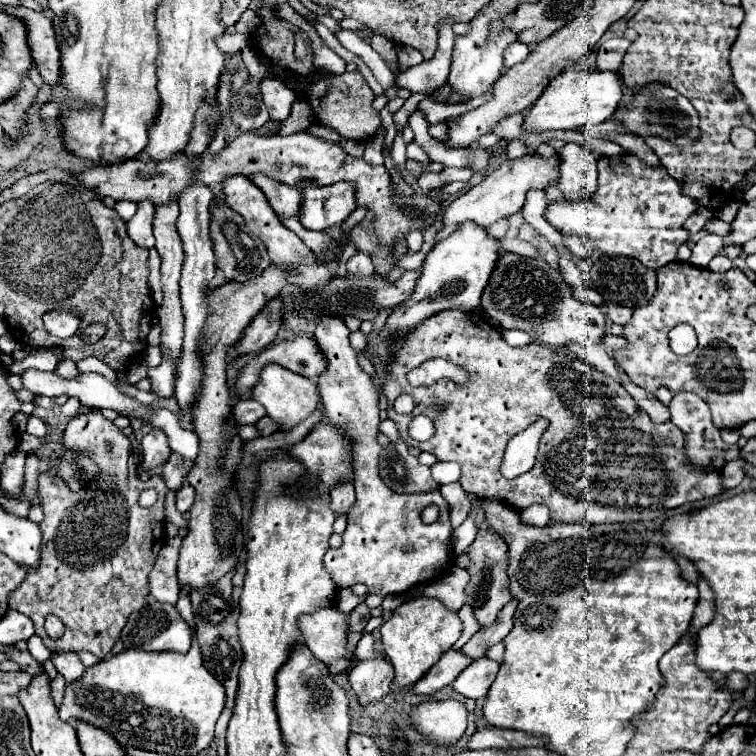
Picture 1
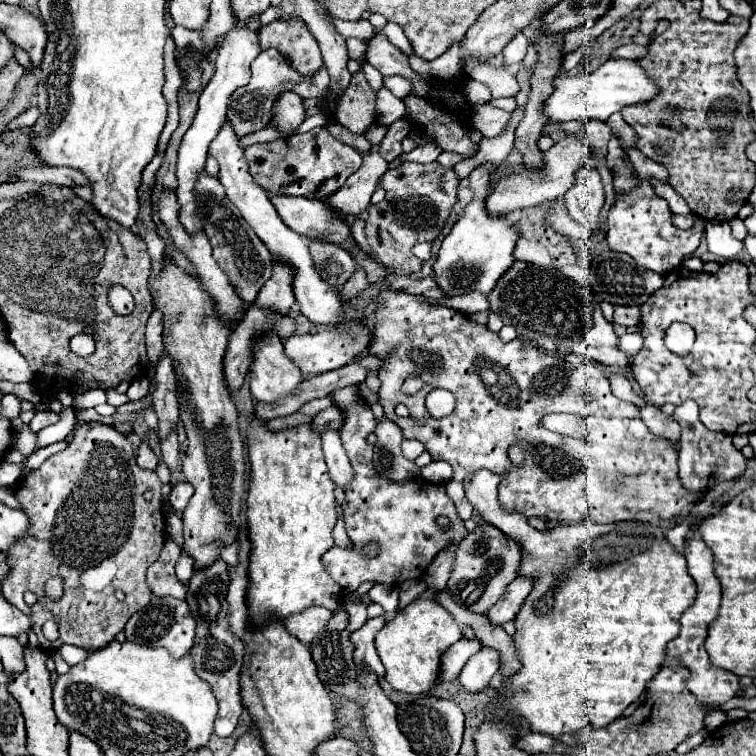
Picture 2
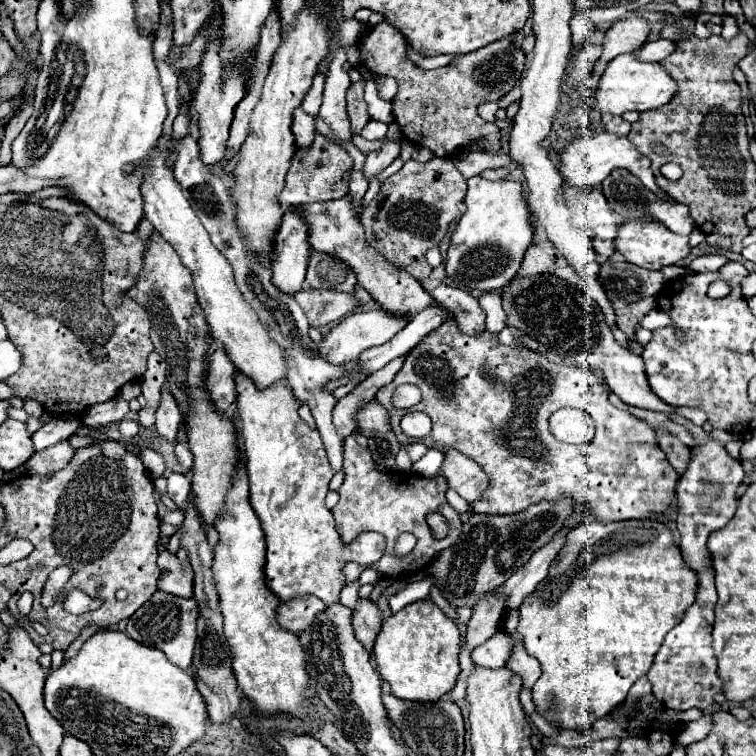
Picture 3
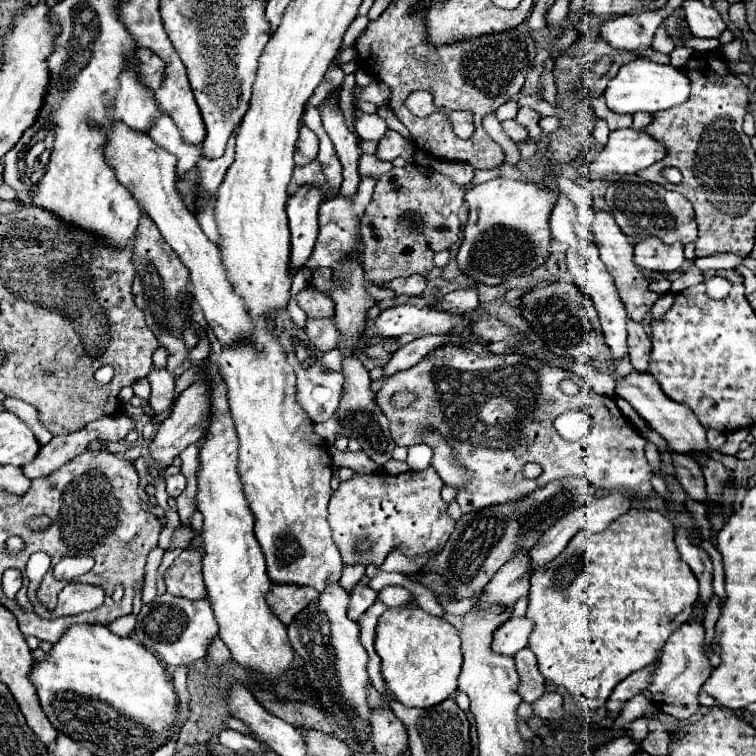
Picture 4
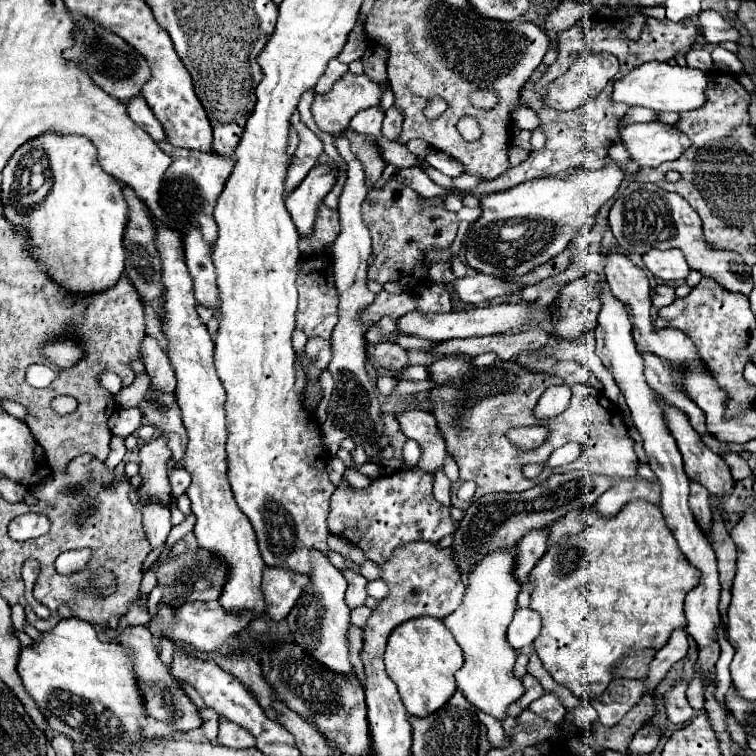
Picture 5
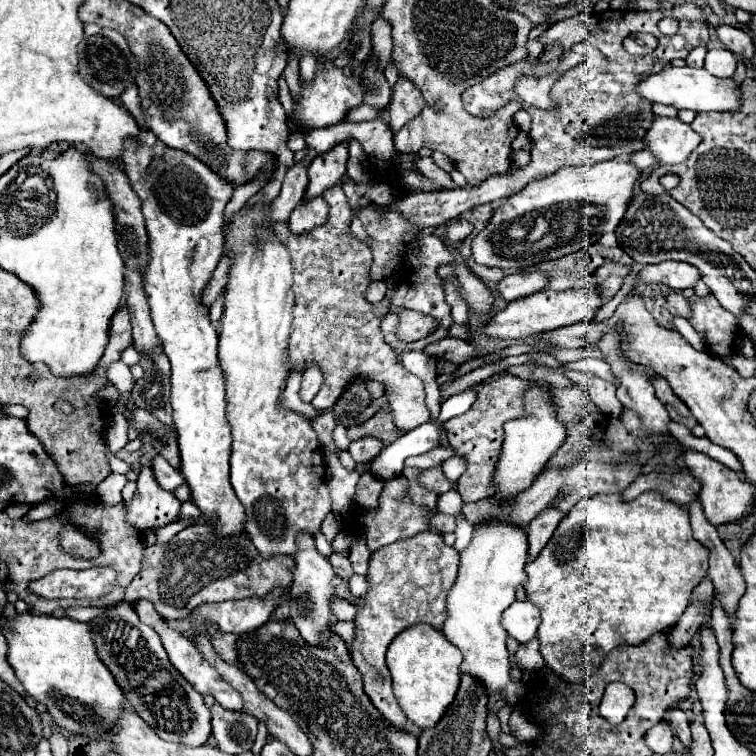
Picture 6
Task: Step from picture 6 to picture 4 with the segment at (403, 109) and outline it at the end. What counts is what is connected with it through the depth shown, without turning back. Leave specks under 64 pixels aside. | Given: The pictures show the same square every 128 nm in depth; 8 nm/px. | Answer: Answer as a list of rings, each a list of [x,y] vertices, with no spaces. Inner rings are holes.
[[[388,130],[382,136],[382,140],[378,142],[376,156],[380,160],[394,160],[394,158],[402,156],[406,162],[414,162],[414,146],[408,140],[404,140],[398,132]]]

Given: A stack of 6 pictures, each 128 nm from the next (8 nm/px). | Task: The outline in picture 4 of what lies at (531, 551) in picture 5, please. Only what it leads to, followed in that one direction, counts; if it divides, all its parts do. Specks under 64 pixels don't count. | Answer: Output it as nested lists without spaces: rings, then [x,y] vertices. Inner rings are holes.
[[[518,552],[484,588],[480,596],[482,606],[512,606],[518,598],[528,596],[530,576],[528,576],[528,552]]]

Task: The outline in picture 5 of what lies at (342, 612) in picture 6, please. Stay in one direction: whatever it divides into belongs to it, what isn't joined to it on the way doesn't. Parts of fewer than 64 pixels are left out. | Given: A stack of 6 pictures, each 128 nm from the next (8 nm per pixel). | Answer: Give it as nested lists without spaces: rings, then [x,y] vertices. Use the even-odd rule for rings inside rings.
[[[358,606],[358,608],[354,608],[354,610],[350,612],[350,616],[352,616],[352,624],[358,626],[358,628],[364,628],[364,626],[366,626],[366,620],[368,620],[370,614],[372,614],[372,610],[370,610],[368,606]]]

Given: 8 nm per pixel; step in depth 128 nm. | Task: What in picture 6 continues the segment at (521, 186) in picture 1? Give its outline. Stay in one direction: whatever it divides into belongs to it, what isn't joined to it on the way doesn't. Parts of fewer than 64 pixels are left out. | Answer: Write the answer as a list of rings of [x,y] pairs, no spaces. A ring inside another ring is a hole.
[[[656,118],[646,134],[646,146],[660,164],[684,162],[700,142],[700,134],[678,118]]]

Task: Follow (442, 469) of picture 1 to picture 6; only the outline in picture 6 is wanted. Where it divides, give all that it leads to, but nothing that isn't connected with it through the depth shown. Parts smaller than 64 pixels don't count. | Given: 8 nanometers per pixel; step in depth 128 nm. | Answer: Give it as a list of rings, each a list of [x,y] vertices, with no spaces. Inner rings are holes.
[[[474,386],[466,388],[460,394],[450,396],[446,402],[442,402],[442,412],[438,416],[438,422],[446,422],[446,420],[450,420],[454,416],[460,416],[460,414],[468,412],[474,402],[476,402],[476,388]],[[426,422],[420,428],[414,428],[412,432],[406,432],[404,436],[388,444],[374,458],[370,472],[380,480],[390,480],[394,476],[400,476],[406,458],[424,454],[432,450],[436,444],[438,444],[438,428],[432,422]]]

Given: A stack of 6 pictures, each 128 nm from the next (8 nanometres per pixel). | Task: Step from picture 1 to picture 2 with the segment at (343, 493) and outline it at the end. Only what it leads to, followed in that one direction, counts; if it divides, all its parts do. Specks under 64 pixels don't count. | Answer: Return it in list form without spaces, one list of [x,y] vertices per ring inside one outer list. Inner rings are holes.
[[[324,428],[320,436],[322,436],[322,450],[326,456],[330,476],[332,476],[336,486],[346,488],[352,480],[352,466],[348,462],[348,456],[344,452],[342,442],[340,442],[340,434],[336,430]]]

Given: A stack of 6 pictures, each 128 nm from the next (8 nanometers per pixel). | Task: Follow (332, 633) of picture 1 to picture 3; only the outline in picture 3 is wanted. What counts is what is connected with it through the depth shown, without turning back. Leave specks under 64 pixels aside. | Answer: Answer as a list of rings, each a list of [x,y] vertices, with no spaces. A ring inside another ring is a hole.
[[[298,596],[296,600],[286,600],[286,602],[278,604],[276,620],[286,630],[300,634],[312,624],[314,616],[318,612],[322,612],[324,608],[326,608],[326,604],[316,596],[304,596],[304,598]]]

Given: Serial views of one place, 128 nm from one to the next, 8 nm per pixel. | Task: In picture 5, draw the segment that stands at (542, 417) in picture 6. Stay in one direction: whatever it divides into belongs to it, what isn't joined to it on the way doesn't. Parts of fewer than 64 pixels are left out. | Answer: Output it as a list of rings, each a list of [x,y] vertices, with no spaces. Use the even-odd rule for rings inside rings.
[[[520,426],[520,428],[510,428],[510,430],[506,432],[508,440],[510,440],[516,448],[520,448],[522,452],[534,450],[534,448],[538,448],[540,444],[544,444],[546,438],[548,438],[548,434],[550,434],[550,430],[548,430],[546,426]]]

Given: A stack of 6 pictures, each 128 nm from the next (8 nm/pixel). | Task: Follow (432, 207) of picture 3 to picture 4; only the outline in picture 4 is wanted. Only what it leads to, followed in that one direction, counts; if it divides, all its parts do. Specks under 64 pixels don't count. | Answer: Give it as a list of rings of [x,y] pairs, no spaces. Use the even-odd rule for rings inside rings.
[[[406,164],[384,172],[378,178],[378,188],[374,188],[360,226],[360,236],[364,240],[362,264],[366,280],[380,284],[384,280],[412,274],[426,276],[434,268],[434,254],[450,250],[450,246],[458,240],[458,208],[462,202],[464,186],[454,184],[450,178],[428,166]],[[382,220],[388,220],[388,226],[382,226]]]

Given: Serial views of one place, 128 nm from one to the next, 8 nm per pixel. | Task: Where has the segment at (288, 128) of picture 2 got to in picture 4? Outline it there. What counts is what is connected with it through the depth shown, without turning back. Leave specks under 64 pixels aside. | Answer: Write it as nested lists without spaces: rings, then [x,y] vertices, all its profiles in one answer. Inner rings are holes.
[[[302,126],[300,130],[300,138],[298,138],[298,144],[296,144],[296,152],[294,152],[294,164],[300,166],[300,164],[310,164],[318,154],[318,138],[316,134]]]

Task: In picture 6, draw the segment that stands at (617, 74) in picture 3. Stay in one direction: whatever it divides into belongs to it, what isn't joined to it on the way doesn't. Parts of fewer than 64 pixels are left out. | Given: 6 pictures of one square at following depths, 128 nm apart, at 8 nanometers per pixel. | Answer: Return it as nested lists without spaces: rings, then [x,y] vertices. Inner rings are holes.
[[[668,64],[660,74],[646,76],[638,84],[638,94],[650,102],[688,108],[694,112],[736,112],[736,108],[740,108],[740,84],[734,78],[716,78],[704,68],[696,70],[690,66],[674,68]]]

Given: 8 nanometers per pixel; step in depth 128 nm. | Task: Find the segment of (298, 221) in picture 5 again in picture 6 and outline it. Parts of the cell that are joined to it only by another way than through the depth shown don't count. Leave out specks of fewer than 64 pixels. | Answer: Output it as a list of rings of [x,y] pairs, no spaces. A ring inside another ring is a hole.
[[[348,142],[334,146],[324,154],[318,154],[308,168],[310,184],[306,188],[306,198],[322,196],[326,188],[336,186],[340,178],[346,174],[346,162],[348,162]]]

